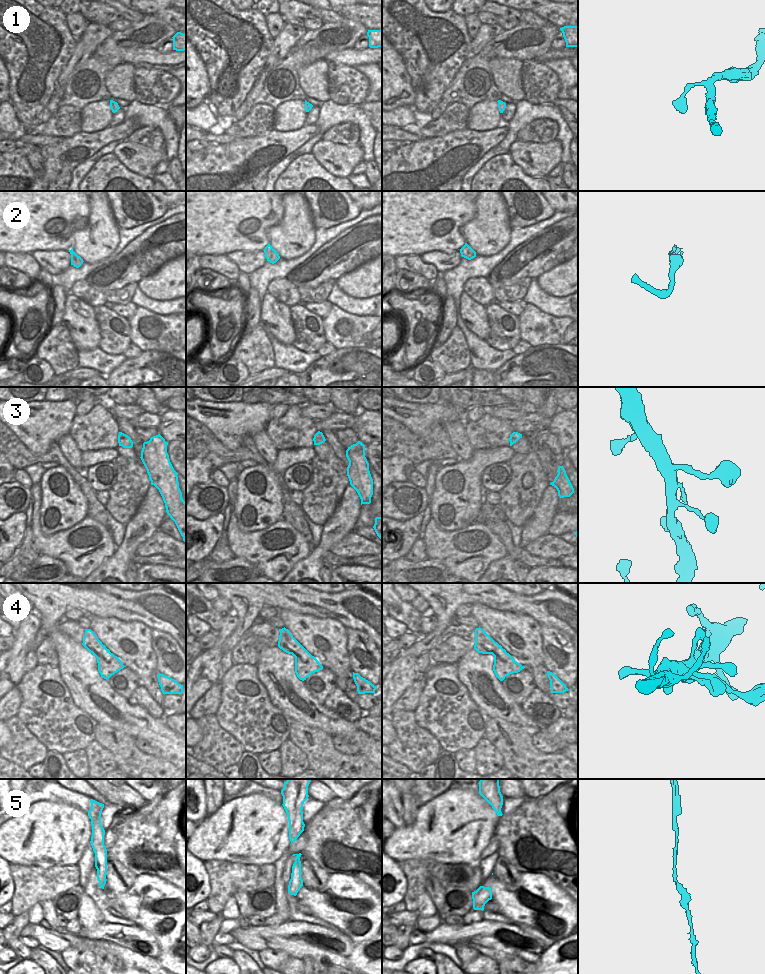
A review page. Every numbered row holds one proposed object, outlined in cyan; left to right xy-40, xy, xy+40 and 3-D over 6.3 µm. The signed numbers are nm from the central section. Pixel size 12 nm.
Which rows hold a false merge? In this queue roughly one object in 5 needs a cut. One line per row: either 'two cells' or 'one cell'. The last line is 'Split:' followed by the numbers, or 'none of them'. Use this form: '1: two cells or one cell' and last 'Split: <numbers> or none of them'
1: one cell
2: one cell
3: one cell
4: one cell
5: one cell
Split: none of them

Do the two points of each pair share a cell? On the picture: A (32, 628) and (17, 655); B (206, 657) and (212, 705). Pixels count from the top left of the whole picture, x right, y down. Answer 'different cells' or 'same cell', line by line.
A: same cell
B: different cells

